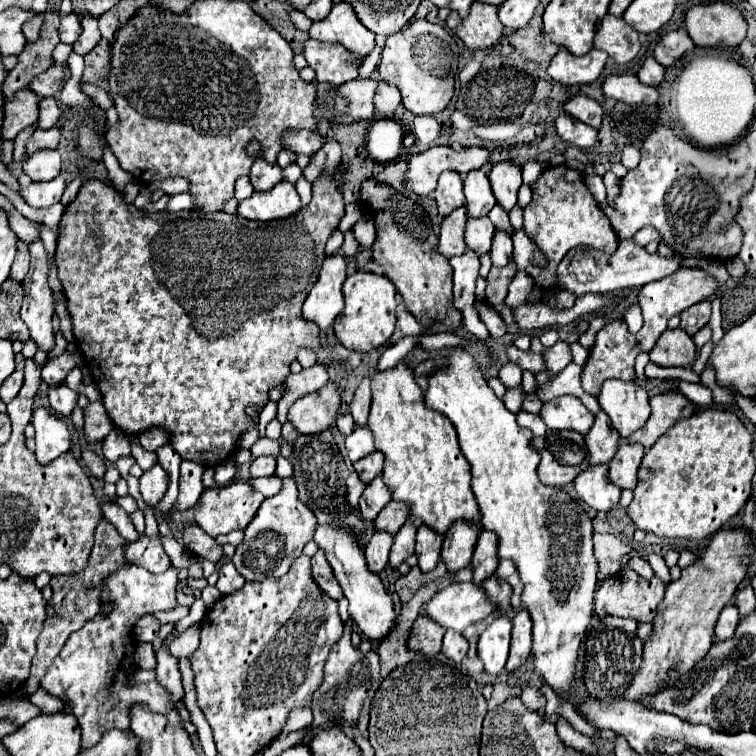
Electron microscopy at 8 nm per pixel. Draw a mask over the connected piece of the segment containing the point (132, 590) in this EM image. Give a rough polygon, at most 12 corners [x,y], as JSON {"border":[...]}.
{"border":[[127,563],[41,687],[75,715],[81,749],[145,705],[183,727],[169,691],[135,683],[135,623],[177,607],[179,569]]}

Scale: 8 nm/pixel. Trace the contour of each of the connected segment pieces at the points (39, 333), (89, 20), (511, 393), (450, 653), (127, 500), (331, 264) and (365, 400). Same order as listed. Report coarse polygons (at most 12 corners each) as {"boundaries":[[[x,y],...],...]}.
{"boundaries":[[[41,239],[29,243],[33,273],[23,281],[21,319],[39,349],[55,345],[55,303]],[[79,15],[83,33],[73,51],[87,55],[99,43],[99,27],[93,15]],[[509,389],[505,407],[517,413],[523,403],[523,389]],[[447,631],[441,653],[461,663],[467,655],[467,639]],[[115,495],[111,499],[129,515],[137,511],[137,501],[131,495]],[[327,257],[303,303],[323,333],[343,311],[345,257]],[[369,377],[361,381],[351,401],[357,425],[367,425],[371,407]]]}

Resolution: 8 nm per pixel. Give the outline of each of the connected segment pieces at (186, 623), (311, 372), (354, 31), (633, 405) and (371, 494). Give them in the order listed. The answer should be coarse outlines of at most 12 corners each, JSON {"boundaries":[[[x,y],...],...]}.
{"boundaries":[[[195,597],[186,617],[174,629],[184,632],[205,616],[203,600]],[[319,363],[291,373],[277,401],[279,423],[297,399],[319,391],[329,381]],[[333,3],[311,23],[309,37],[341,43],[359,59],[375,35],[357,21],[351,3]],[[605,381],[597,399],[623,439],[651,415],[637,383]],[[375,477],[359,499],[365,521],[391,501],[391,491]]]}

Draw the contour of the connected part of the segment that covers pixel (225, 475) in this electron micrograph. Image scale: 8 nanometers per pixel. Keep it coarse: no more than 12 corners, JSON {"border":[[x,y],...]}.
{"border":[[223,461],[215,469],[215,483],[227,485],[235,477],[235,463]]}

